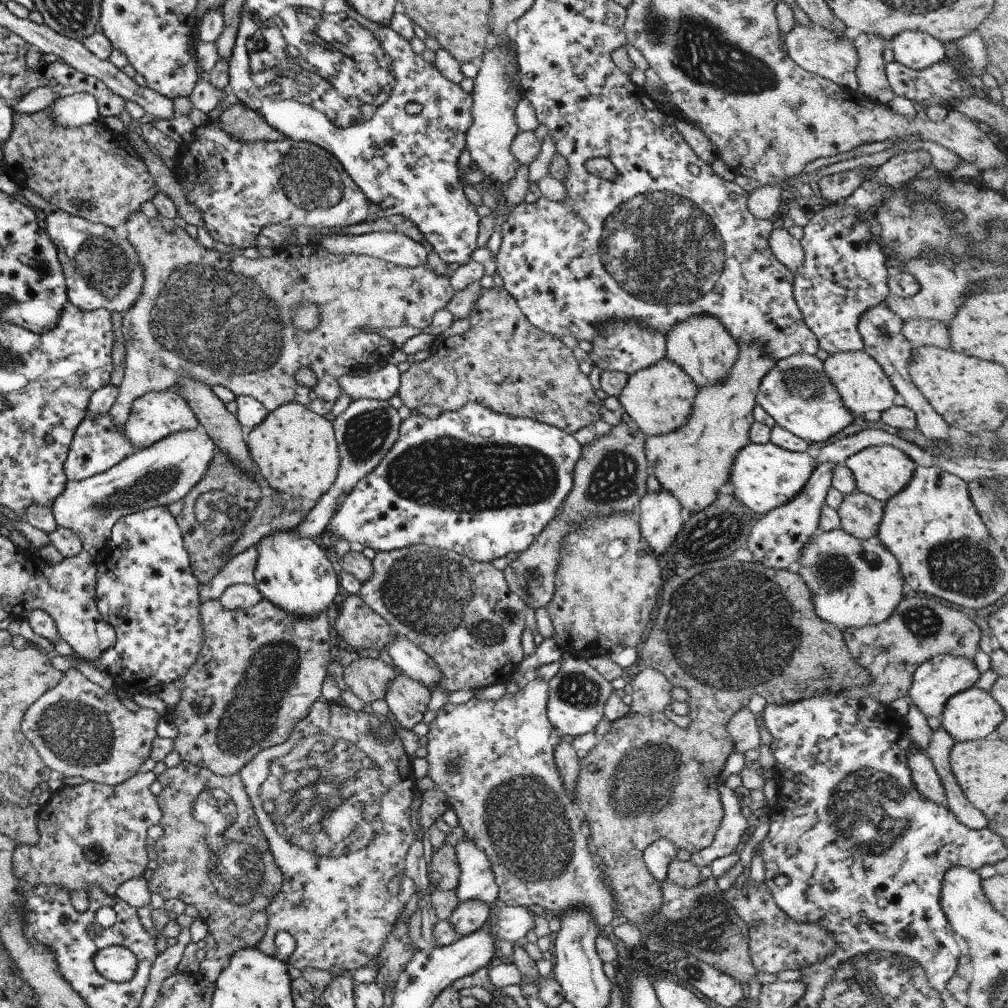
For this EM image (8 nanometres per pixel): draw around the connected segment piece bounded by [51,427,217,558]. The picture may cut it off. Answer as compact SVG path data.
M199 427L194 430L184 430L170 434L162 440L158 440L152 446L136 451L132 456L128 456L126 460L122 460L120 464L103 473L82 481L67 480L64 492L56 497L54 504L51 506L57 526L75 532L82 541L83 550L88 552L90 556L97 558L99 552L107 546L112 527L120 518L149 508L169 506L178 500L183 500L192 488L204 478L210 462L216 456L216 451L217 445L215 442Z

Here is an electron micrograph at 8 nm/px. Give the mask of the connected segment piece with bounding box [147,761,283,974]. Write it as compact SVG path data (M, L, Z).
M181 761L176 767L166 768L158 780L164 782L164 792L157 796L162 808L159 825L164 829L164 836L154 846L158 867L147 876L147 885L152 894L160 894L164 900L177 897L186 905L194 905L200 912L215 940L215 948L204 953L206 960L204 957L196 969L206 974L212 960L216 960L216 964L220 958L228 962L234 952L254 948L264 938L268 906L280 892L282 871L268 850L264 834L256 826L258 822L252 801L238 773L218 776L208 768Z

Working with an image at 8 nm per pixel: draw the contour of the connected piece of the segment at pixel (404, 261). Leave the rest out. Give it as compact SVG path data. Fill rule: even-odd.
M371 232L363 235L332 235L313 243L330 254L368 255L406 268L427 263L426 249L400 232Z

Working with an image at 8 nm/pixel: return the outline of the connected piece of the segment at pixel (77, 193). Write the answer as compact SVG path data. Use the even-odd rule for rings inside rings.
M47 107L31 115L14 111L13 122L12 134L3 146L6 172L21 187L34 190L44 200L56 205L60 211L114 229L124 224L128 216L138 212L140 206L147 200L152 200L157 193L154 179L129 140L123 133L109 129L100 121L76 128L66 128L52 120L52 114Z

